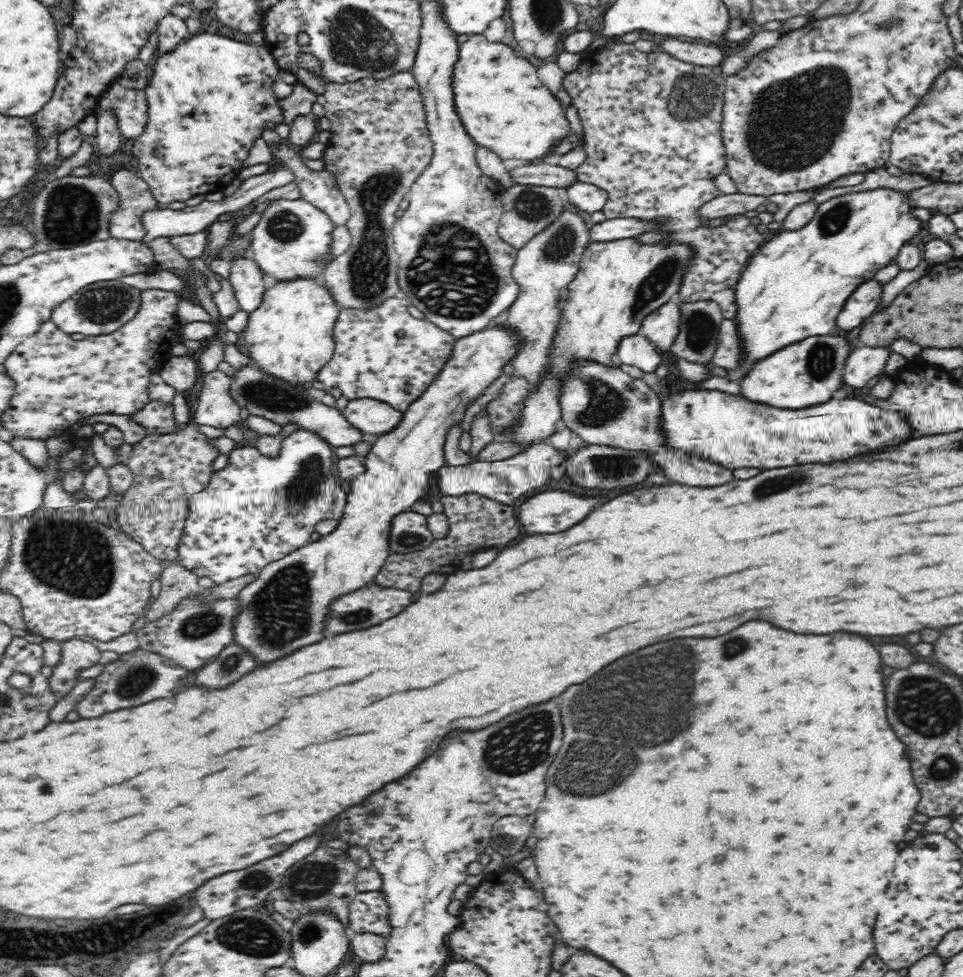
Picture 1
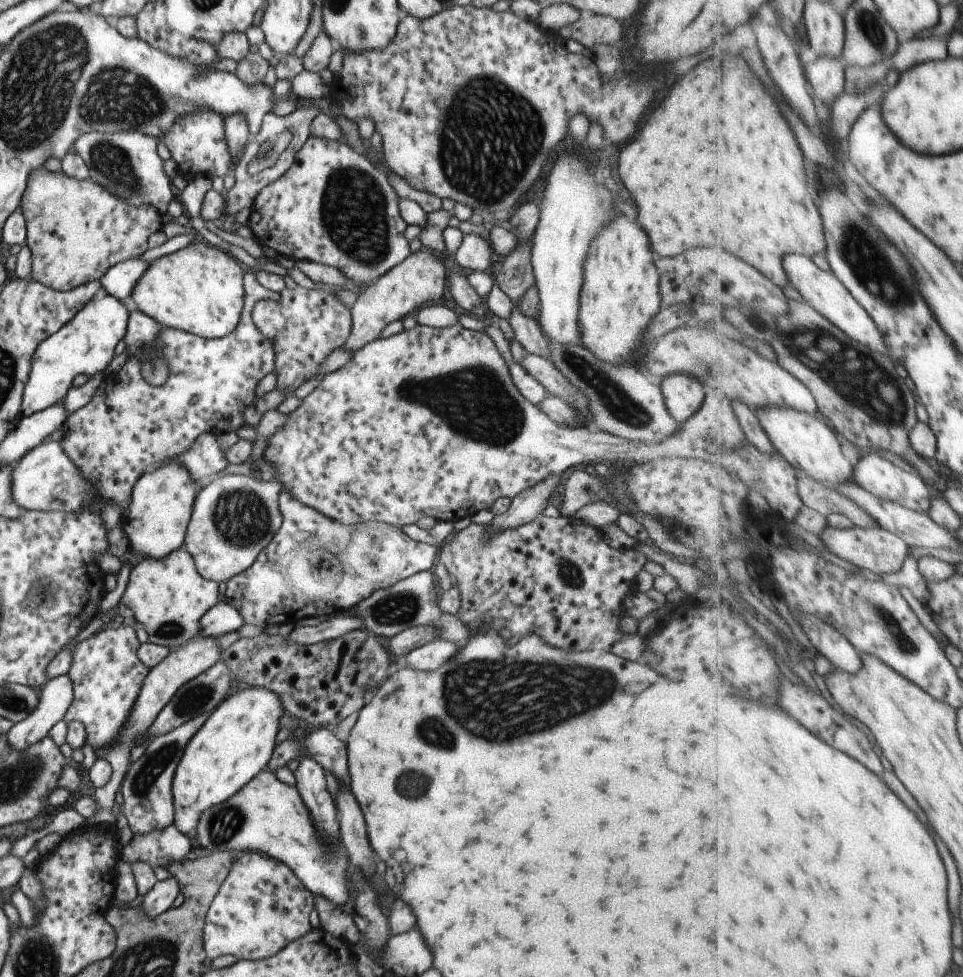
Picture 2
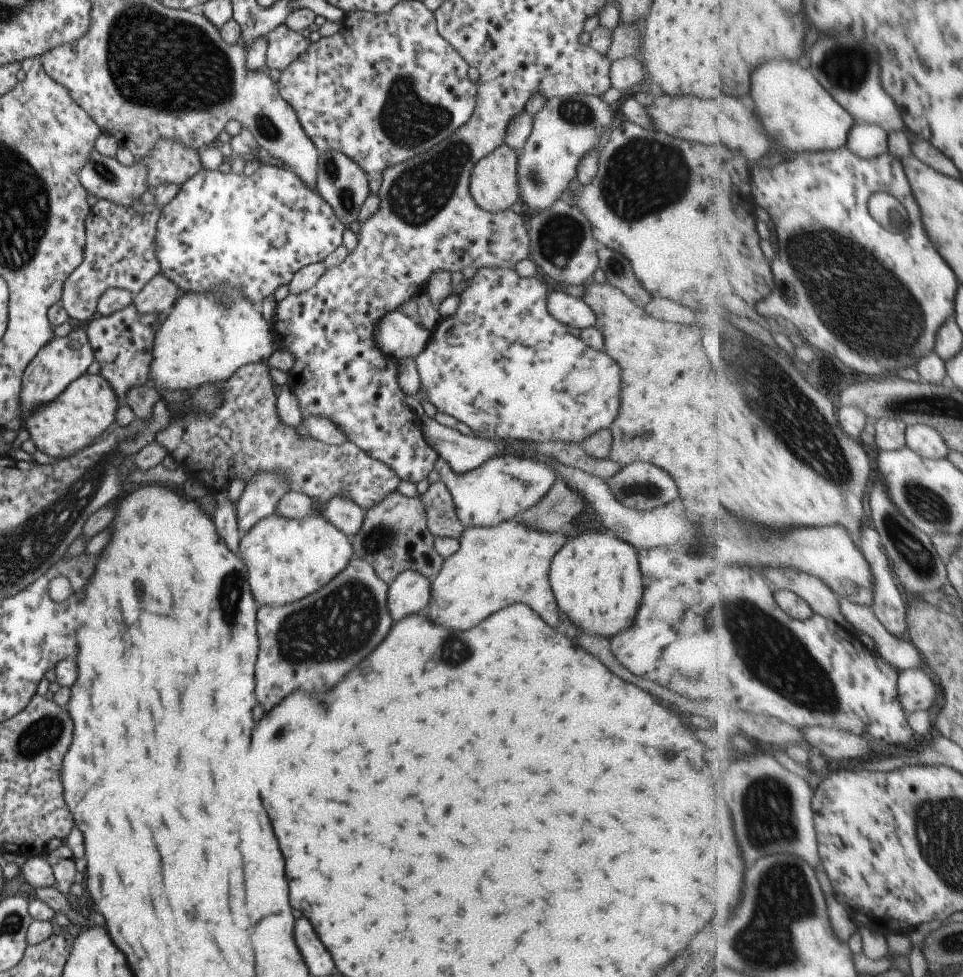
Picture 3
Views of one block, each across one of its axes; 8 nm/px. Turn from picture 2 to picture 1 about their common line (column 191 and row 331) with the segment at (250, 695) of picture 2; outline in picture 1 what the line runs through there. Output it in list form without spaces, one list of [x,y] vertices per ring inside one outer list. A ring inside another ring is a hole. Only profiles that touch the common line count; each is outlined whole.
[[[876,188],[850,192],[830,198],[817,206],[816,214],[798,230],[782,230],[766,241],[742,271],[736,292],[738,335],[742,339],[744,360],[738,369],[728,369],[726,378],[741,383],[751,366],[761,358],[809,336],[837,334],[836,320],[850,294],[864,282],[875,278],[876,272],[892,265],[900,249],[922,230],[922,221],[912,213],[914,205],[906,192],[892,188]]]

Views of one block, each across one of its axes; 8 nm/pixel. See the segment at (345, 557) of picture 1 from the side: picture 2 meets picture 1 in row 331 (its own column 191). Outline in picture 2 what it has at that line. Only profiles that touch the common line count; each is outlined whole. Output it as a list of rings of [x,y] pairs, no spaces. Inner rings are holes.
[[[172,460],[164,462],[155,472],[143,474],[134,486],[124,522],[128,553],[138,554],[141,559],[164,559],[184,545],[187,525],[197,498],[193,484],[188,472]]]

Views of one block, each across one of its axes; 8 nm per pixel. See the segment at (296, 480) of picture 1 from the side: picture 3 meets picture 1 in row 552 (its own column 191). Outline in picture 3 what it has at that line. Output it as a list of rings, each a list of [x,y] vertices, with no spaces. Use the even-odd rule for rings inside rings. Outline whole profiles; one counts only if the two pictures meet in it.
[[[262,163],[258,170],[250,176],[245,176],[244,173],[236,174],[230,172],[223,174],[218,170],[209,171],[202,169],[181,185],[176,196],[160,209],[161,213],[157,222],[157,233],[155,236],[155,241],[157,242],[156,256],[161,268],[160,273],[165,274],[171,281],[174,281],[175,285],[178,285],[180,293],[187,293],[188,291],[201,293],[202,291],[211,291],[214,285],[232,285],[243,292],[243,297],[248,297],[259,307],[262,299],[272,294],[278,286],[289,284],[298,270],[315,262],[325,261],[326,257],[343,243],[345,226],[338,220],[333,208],[293,170],[272,164]]]

